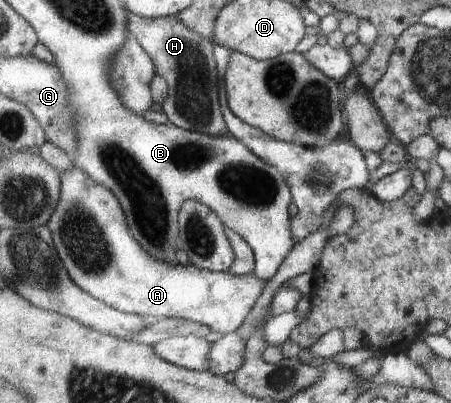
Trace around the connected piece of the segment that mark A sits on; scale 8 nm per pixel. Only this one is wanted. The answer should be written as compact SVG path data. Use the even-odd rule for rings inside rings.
M74 165L71 170L61 173L62 193L58 208L47 223L54 237L54 243L69 276L92 297L123 312L153 319L182 318L207 325L211 331L224 337L236 332L247 321L251 311L263 294L268 282L256 274L237 276L227 271L210 271L190 264L164 262L149 256L148 252L131 234L127 213L119 198L111 189L100 185L81 167Z

